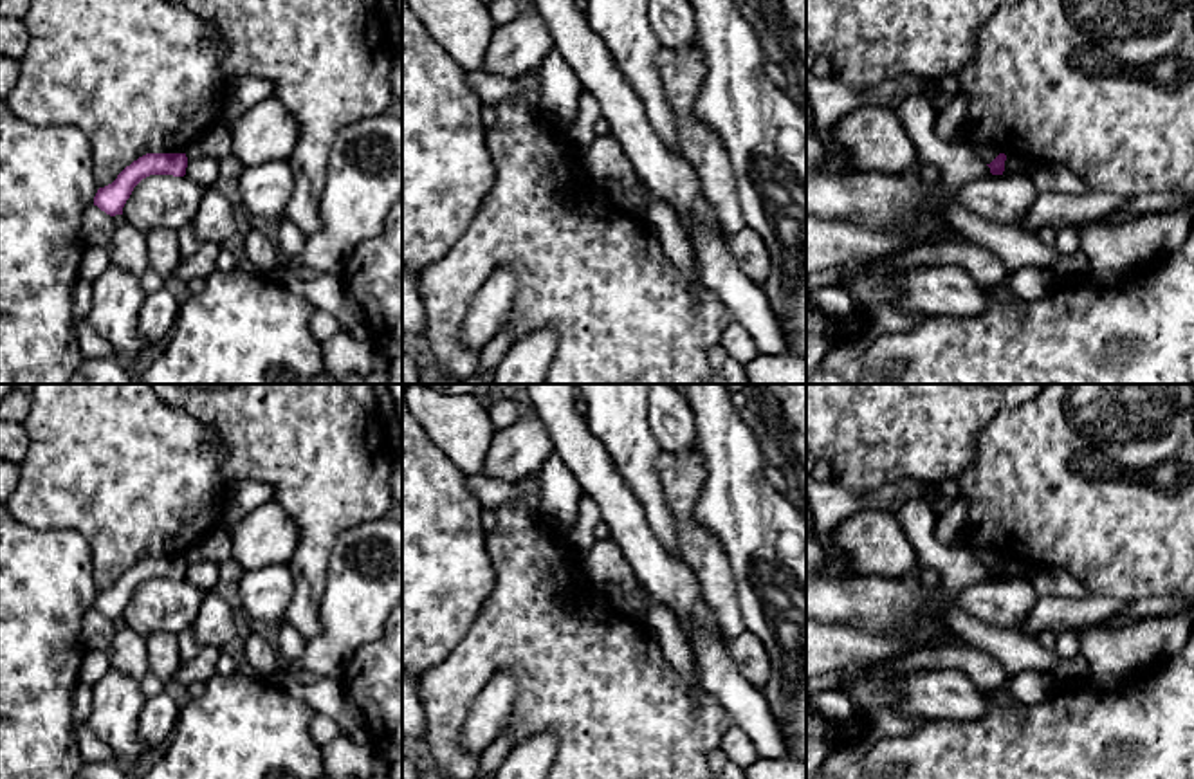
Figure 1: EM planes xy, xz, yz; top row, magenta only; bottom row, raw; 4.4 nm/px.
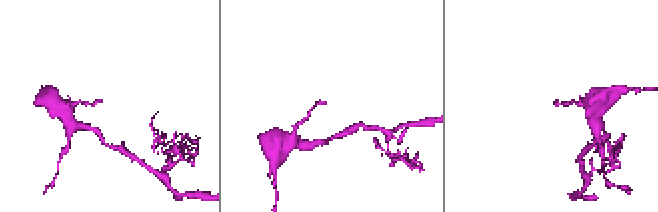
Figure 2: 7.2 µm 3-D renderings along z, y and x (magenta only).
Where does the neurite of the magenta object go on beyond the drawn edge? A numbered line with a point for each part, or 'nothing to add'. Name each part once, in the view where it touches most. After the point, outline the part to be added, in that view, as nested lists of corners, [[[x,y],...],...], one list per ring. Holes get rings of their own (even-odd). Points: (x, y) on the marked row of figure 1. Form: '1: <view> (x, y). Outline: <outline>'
nothing to add

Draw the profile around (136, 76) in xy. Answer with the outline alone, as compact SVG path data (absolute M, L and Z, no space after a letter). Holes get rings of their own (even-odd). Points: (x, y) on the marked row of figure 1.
M31 0L31 11L23 23L29 32L29 47L20 61L20 76L5 96L5 103L14 115L36 126L76 126L92 146L92 175L99 188L112 184L117 175L133 160L146 153L186 153L186 150L216 126L222 114L222 97L227 78L220 69L224 43L209 22L197 18L188 9L168 0Z

